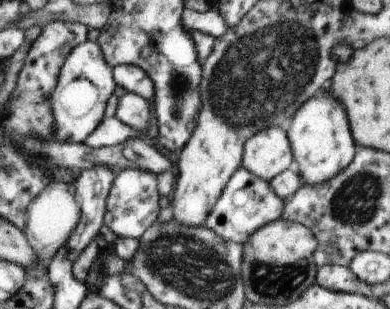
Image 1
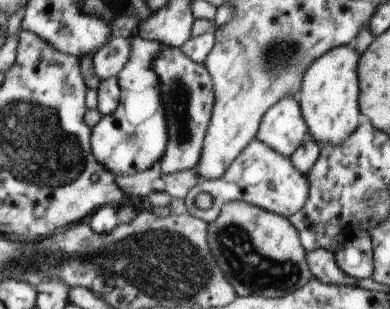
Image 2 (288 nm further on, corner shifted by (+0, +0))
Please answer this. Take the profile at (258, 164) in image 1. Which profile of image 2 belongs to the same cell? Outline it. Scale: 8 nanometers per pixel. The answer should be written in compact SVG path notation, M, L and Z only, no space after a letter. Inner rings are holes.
M281 98L273 104L259 122L257 138L265 148L277 156L291 158L291 154L307 140L307 130L299 114L297 100Z

